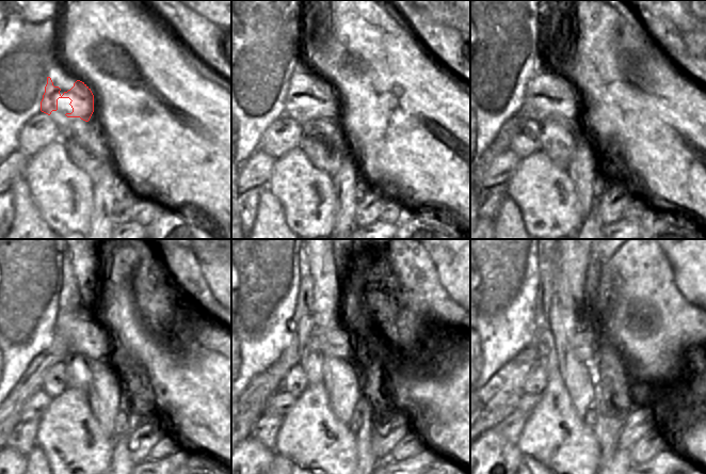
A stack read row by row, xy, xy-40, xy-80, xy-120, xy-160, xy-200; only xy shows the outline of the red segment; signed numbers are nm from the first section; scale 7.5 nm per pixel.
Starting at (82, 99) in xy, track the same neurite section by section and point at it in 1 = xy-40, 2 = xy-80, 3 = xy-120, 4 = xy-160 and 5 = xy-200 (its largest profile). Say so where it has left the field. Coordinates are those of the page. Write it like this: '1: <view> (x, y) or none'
1: xy-40 (321, 97)
2: xy-80 (561, 97)
3: xy-120 (86, 337)
4: xy-160 (337, 342)
5: xy-200 (586, 346)

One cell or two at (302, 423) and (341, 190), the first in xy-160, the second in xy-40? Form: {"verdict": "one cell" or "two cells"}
{"verdict": "two cells"}

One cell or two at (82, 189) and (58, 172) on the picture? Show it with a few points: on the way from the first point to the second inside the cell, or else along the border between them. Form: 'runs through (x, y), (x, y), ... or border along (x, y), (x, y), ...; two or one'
runs through (76, 185), (69, 178), (64, 178); one

